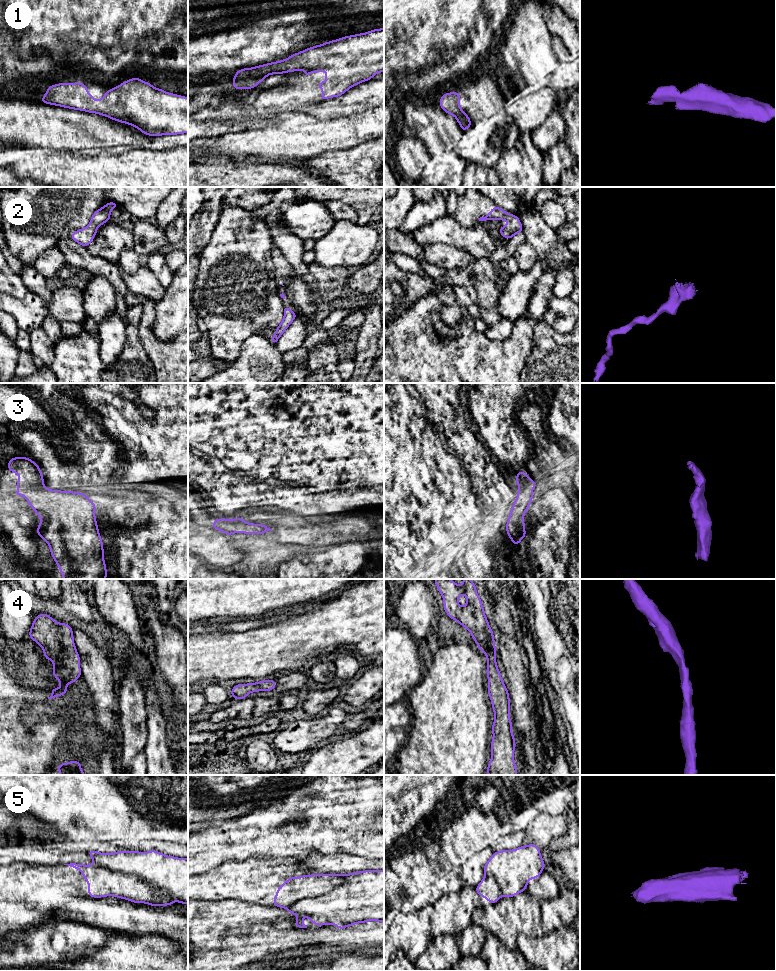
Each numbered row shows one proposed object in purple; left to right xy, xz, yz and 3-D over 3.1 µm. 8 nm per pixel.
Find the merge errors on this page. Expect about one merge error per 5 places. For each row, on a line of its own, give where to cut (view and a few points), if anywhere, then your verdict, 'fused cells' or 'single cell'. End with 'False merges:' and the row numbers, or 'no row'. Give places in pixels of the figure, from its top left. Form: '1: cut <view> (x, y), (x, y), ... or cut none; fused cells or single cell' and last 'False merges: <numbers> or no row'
1: cut none; single cell
2: cut none; single cell
3: cut none; single cell
4: cut none; single cell
5: cut xy (95, 864), (134, 874), (147, 884), (162, 889), (172, 900); fused cells
False merges: 5

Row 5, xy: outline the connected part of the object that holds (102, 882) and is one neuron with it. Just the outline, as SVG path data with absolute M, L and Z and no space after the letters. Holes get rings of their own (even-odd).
M76 863L64 865L71 866L72 868L78 869L82 872L84 879L89 884L89 892L86 895L89 894L93 898L115 896L117 898L130 900L134 903L146 903L151 906L173 905L173 900L165 891L147 885L135 875L127 874L121 871L109 870L97 865L83 865Z

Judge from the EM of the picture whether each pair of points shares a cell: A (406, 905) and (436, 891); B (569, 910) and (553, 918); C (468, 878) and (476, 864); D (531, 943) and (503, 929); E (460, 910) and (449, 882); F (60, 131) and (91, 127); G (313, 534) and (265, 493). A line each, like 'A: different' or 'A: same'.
A: same
B: same
C: same
D: different
E: different
F: same
G: different

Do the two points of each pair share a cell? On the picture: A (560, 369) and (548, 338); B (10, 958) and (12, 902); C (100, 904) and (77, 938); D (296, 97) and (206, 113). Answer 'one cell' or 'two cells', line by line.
A: one cell
B: two cells
C: two cells
D: one cell

